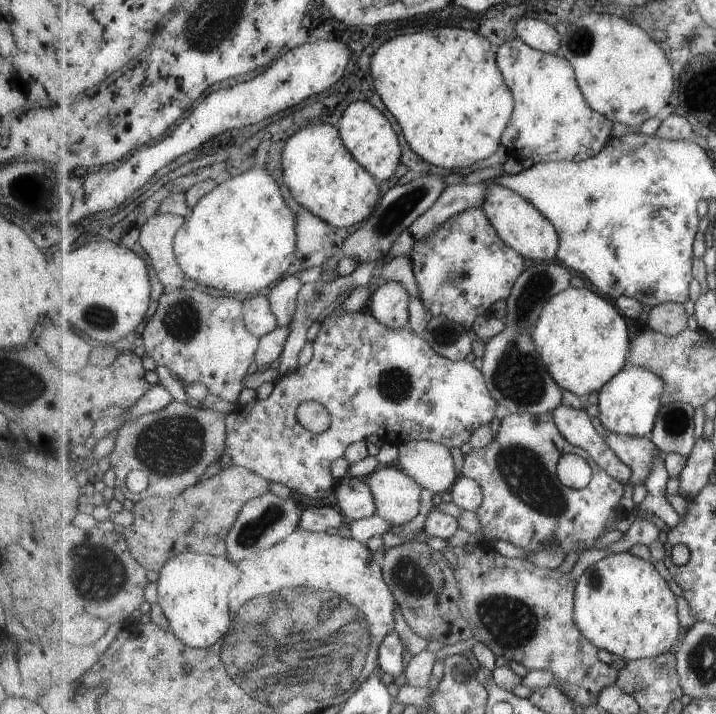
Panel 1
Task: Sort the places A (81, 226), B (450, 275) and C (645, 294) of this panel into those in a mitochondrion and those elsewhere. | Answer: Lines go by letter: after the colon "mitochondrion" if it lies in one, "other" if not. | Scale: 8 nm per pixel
A: other
B: mitochondrion
C: other

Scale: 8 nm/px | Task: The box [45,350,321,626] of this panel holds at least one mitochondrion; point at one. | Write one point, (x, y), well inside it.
(171, 446)

